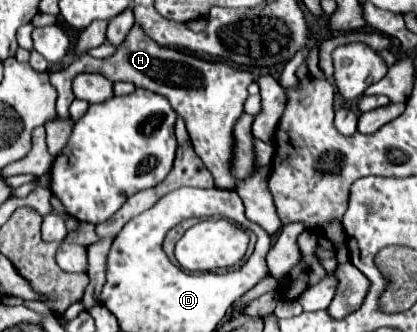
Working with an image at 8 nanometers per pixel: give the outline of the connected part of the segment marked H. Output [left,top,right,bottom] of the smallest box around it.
[106,26,252,190]

